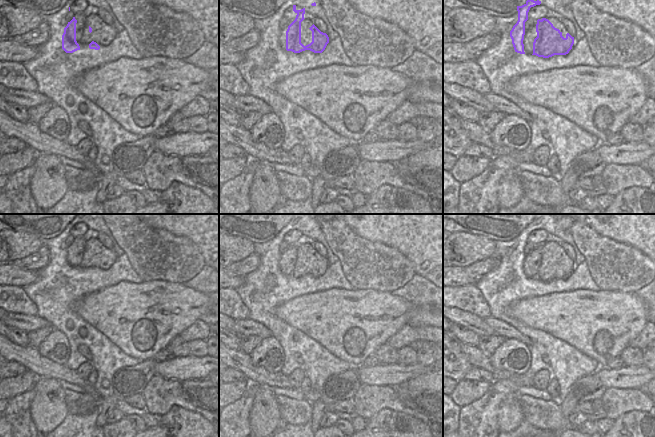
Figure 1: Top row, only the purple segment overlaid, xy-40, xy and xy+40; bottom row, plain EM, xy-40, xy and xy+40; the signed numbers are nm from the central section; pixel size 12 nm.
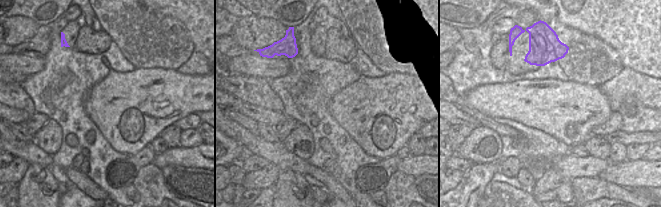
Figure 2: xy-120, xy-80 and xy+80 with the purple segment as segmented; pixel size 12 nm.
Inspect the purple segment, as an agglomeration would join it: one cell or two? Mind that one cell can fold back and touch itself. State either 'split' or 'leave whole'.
leave whole

